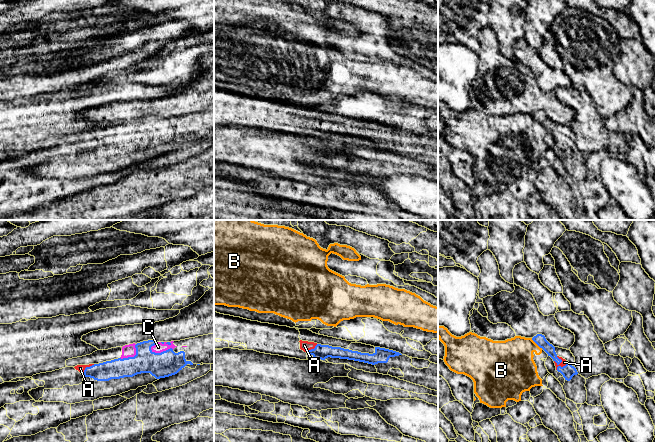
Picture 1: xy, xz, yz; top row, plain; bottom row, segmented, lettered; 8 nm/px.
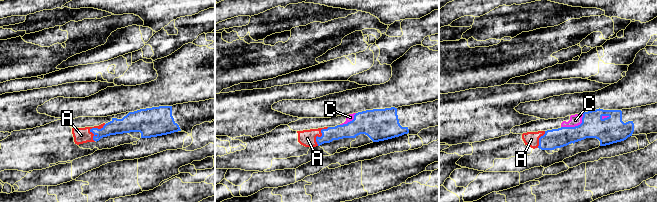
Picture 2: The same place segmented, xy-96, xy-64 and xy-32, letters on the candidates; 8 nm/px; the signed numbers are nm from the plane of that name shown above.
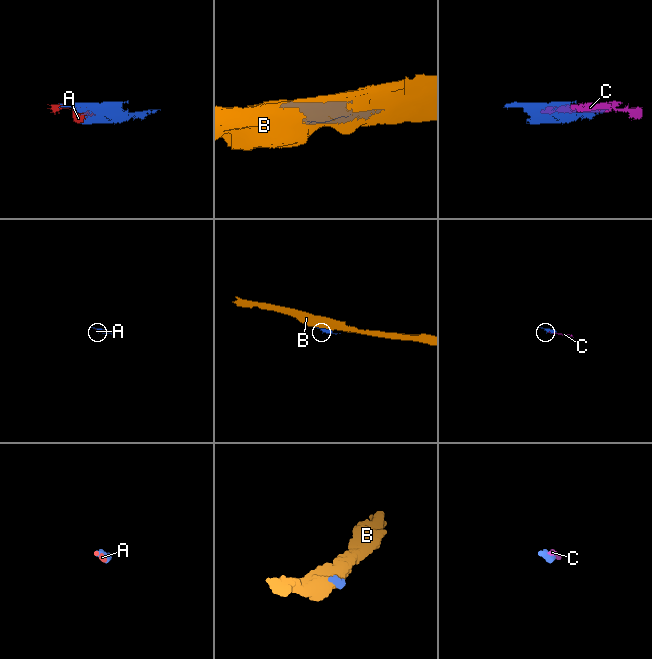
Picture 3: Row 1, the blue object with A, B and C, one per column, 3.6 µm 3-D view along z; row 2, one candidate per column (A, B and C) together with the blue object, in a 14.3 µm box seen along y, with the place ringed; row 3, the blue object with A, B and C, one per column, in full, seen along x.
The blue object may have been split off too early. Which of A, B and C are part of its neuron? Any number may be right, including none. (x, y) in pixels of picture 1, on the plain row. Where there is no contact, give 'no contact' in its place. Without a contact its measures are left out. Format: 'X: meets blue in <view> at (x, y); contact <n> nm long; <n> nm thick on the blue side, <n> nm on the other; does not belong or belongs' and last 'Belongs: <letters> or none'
A: meets blue in yz at (560, 142); contact 120 nm long; 80 nm thick on the blue side, 50 nm on the other; belongs
B: meets blue in yz at (537, 120); contact 130 nm long; 90 nm thick on the blue side, 360 nm on the other; does not belong
C: meets blue in xy at (161, 128); contact 180 nm long; 200 nm thick on the blue side, 80 nm on the other; belongs
Belongs: A, C

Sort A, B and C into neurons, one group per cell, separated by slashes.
A C / B

